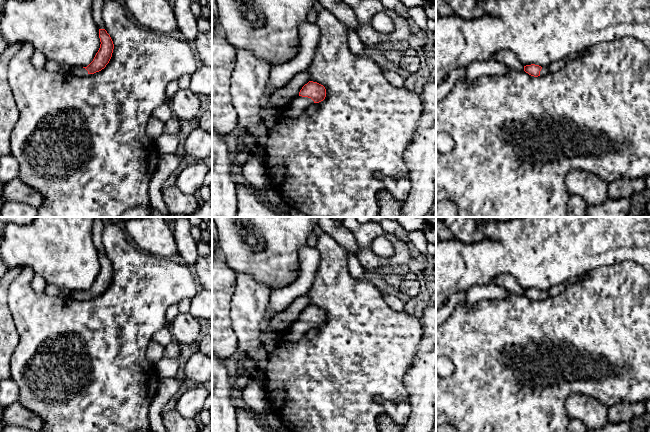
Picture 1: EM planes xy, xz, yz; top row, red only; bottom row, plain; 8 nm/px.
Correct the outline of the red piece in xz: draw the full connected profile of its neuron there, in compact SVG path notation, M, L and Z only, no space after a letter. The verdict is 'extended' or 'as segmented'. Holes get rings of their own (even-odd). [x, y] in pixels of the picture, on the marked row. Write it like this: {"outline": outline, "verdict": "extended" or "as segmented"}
{"outline": "M309 81L299 92L299 96L295 97L287 111L288 116L296 118L301 115L306 108L313 104L323 101L326 97L326 89L323 85Z", "verdict": "extended"}

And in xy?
{"outline": "M99 29L99 38L101 42L100 48L93 61L87 67L71 67L70 73L83 77L99 72L106 67L112 57L114 44L105 29Z", "verdict": "extended"}

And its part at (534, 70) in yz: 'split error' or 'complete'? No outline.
split error

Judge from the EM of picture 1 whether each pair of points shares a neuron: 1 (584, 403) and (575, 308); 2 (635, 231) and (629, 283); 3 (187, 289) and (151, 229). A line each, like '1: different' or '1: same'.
1: different
2: different
3: different

